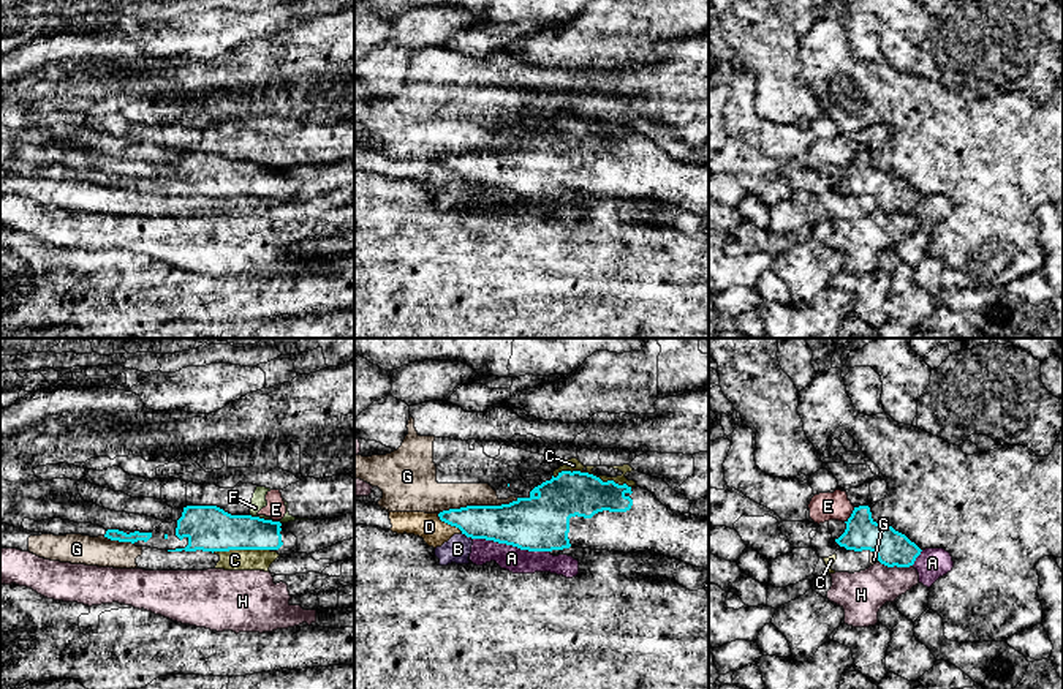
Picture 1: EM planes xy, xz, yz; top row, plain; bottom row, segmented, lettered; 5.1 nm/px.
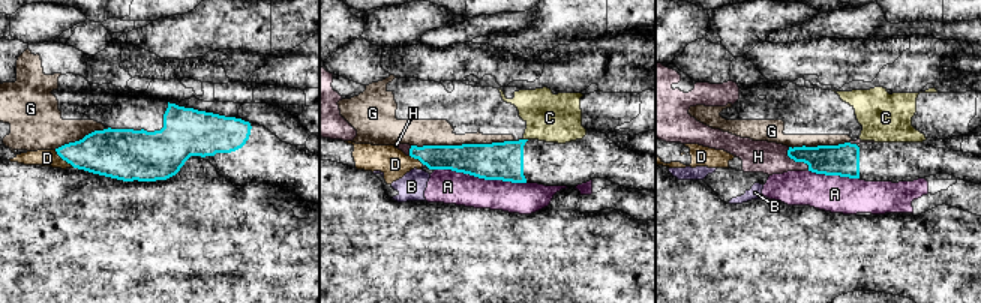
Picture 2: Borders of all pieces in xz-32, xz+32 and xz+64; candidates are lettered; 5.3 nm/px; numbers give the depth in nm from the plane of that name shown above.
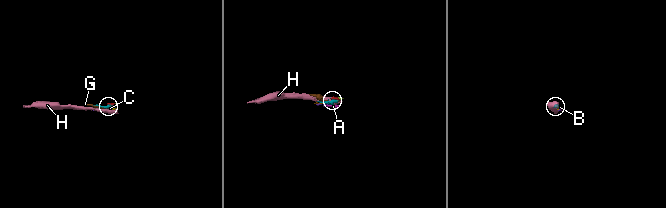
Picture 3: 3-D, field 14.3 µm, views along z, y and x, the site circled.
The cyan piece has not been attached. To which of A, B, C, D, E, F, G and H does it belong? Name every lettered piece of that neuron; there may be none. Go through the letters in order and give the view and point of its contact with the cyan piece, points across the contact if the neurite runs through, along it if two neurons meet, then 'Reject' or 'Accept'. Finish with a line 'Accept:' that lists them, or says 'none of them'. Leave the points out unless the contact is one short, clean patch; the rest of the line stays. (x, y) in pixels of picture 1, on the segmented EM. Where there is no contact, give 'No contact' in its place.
A: Touches cyan at xz (511, 544). Boundary: xz (473, 538), (549, 552). Reject
B: Touches cyan at xz (467, 536). Boundary: xz (461, 533), (472, 539). Reject
C: Touches cyan at xz (592, 474). Reject
D: Touches cyan at xz (450, 523). Boundary: xz (437, 514), (442, 520), (462, 531). Reject
E: Touches cyan at yz (851, 515). Boundary: yz (854, 508), (845, 522). Reject
F: Touches cyan at xy (261, 519). Boundary: xy (250, 514), (272, 522). Reject
G: Touches cyan at xz (478, 506). Reject
H: Touches cyan at yz (896, 564). Reject
Accept: none of them

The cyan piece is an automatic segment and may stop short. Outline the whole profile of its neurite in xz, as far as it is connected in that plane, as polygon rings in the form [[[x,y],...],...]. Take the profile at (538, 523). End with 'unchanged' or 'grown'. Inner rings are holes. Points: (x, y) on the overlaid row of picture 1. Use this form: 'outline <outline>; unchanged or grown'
outline [[[562,471],[543,482],[539,476],[522,480],[506,480],[503,488],[520,496],[501,506],[467,506],[438,514],[440,520],[456,526],[471,539],[486,539],[506,544],[528,552],[552,552],[573,547],[609,550],[619,553],[637,553],[652,550],[656,555],[680,559],[693,567],[709,569],[709,520],[696,515],[680,514],[663,506],[656,496],[641,487],[619,485],[614,480],[603,482],[600,477],[581,471]]]; grown

